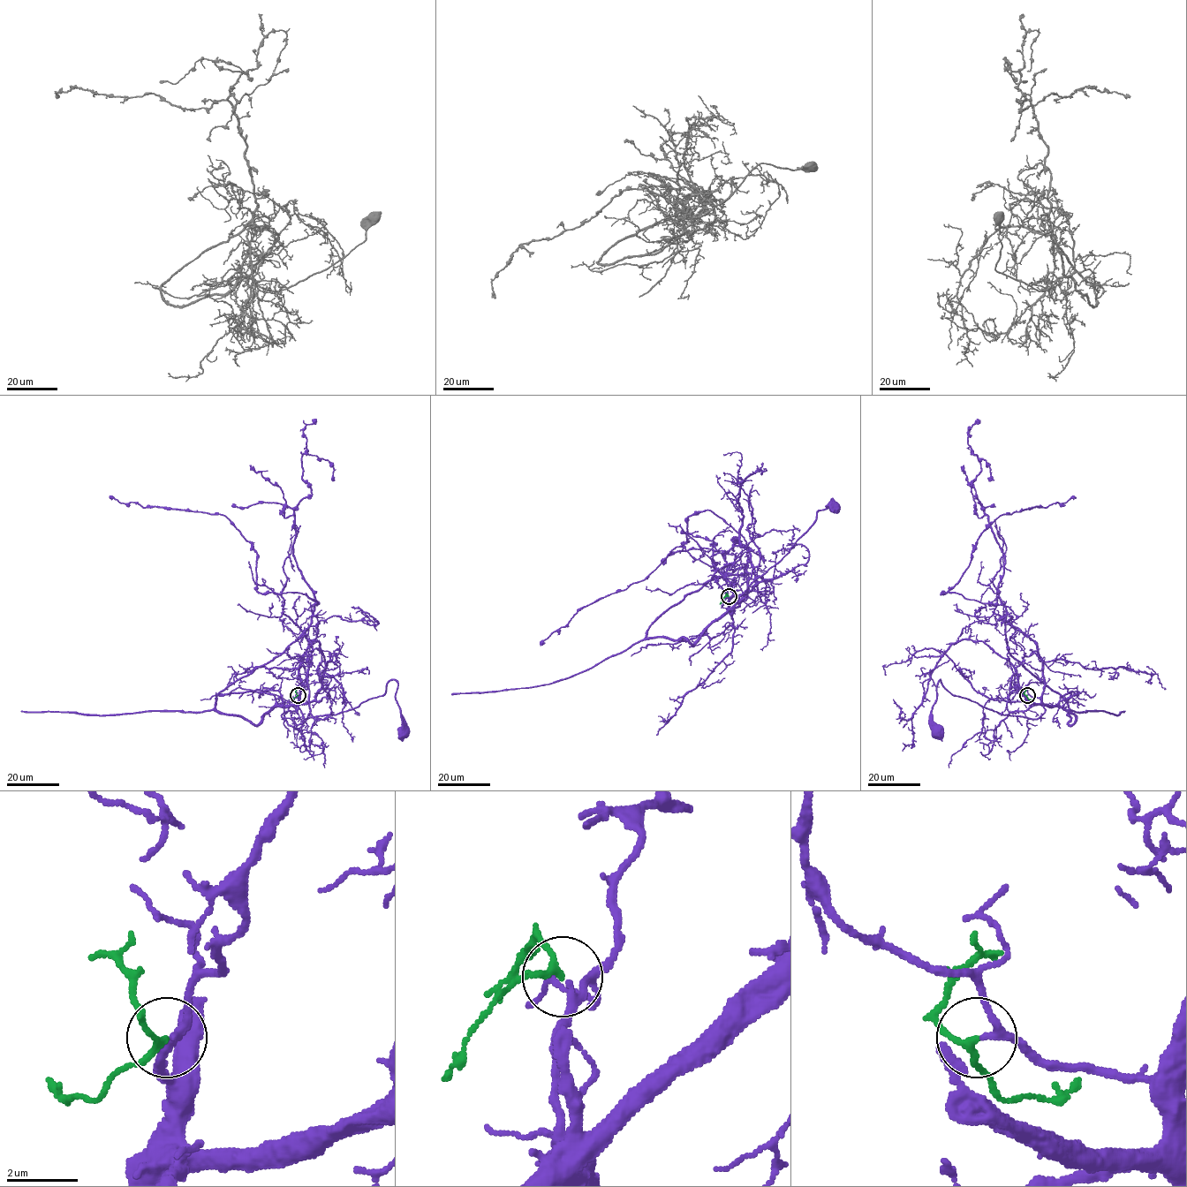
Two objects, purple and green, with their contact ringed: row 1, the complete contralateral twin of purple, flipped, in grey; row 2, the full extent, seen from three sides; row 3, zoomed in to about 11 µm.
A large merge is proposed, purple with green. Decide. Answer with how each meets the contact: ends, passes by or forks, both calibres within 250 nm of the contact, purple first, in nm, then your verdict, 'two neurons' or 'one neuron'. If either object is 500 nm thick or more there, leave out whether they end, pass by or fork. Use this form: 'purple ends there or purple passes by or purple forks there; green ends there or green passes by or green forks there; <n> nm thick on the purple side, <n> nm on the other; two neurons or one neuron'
purple passes by; green passes by; 190 nm thick on the purple side, 160 nm on the other; one neuron

